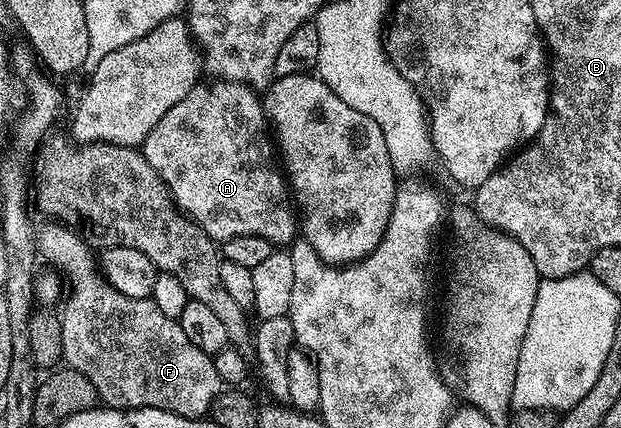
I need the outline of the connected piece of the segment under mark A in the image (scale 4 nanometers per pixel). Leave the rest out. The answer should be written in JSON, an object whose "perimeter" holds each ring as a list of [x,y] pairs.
{"perimeter":[[[201,81],[190,92],[186,92],[186,96],[182,96],[182,100],[178,100],[178,104],[174,104],[174,108],[170,108],[170,112],[166,112],[162,116],[162,120],[154,125],[154,130],[144,140],[143,156],[150,164],[150,168],[154,168],[154,172],[158,172],[158,176],[164,181],[164,186],[171,194],[180,213],[188,215],[192,221],[197,222],[212,237],[213,242],[223,244],[229,242],[234,236],[262,236],[277,247],[287,247],[297,237],[298,214],[294,209],[293,199],[290,197],[290,186],[286,181],[285,171],[278,165],[278,154],[274,149],[273,139],[270,137],[270,123],[266,117],[265,103],[262,101],[261,95],[244,82],[212,81],[216,82]]]}

